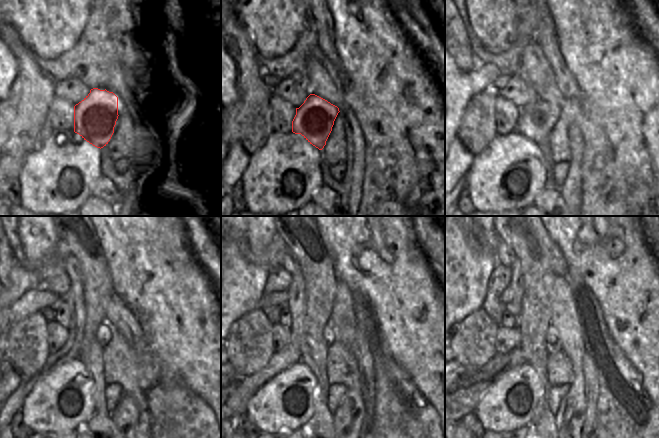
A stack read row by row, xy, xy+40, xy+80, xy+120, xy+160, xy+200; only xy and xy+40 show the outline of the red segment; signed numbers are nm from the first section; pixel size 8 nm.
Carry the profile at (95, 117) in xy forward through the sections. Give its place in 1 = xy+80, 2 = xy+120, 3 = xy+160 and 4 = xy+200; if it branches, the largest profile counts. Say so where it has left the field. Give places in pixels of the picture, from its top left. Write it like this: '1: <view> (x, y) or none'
1: xy+80 (536, 120)
2: xy+120 (104, 335)
3: xy+160 (328, 332)
4: xy+200 (551, 334)

